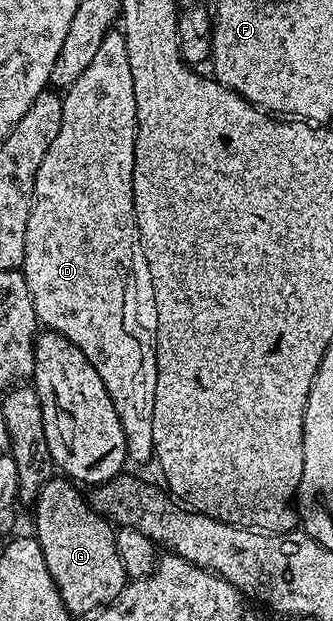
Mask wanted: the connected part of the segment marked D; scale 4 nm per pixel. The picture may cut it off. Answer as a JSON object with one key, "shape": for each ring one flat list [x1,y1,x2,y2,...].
{"shape":[[121,31,105,33,100,39,100,48,92,63,72,83,72,87,65,90,62,97,62,122,56,139,52,139,52,147,48,147,48,155,44,155,44,163,40,163,40,171,36,171,34,184,34,198,26,224,26,246,24,259,20,266,26,276,28,291,32,295,32,307,36,311,39,322,47,330,64,335,96,367,96,375,104,379,104,387,116,407,116,415,120,415,120,427,124,427,126,440,126,455,131,462,148,462,152,446,152,407,155,404,154,381,156,380,156,355,154,354,154,339,151,330,142,326,142,317,138,314,138,289,134,286,134,257,136,261,136,226,134,224,134,188,132,187,132,171,134,170,134,152,136,151,136,91,132,91,132,67,128,67,128,43,124,43]]}

